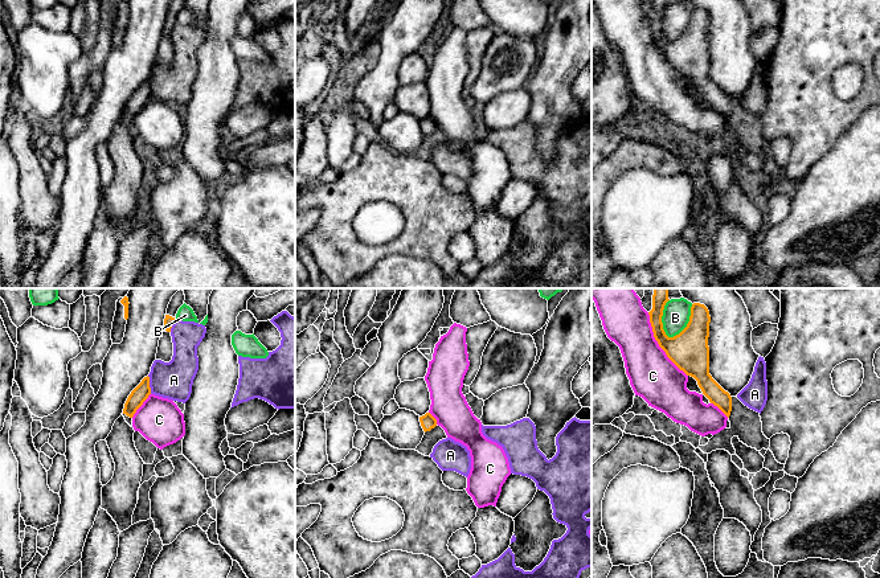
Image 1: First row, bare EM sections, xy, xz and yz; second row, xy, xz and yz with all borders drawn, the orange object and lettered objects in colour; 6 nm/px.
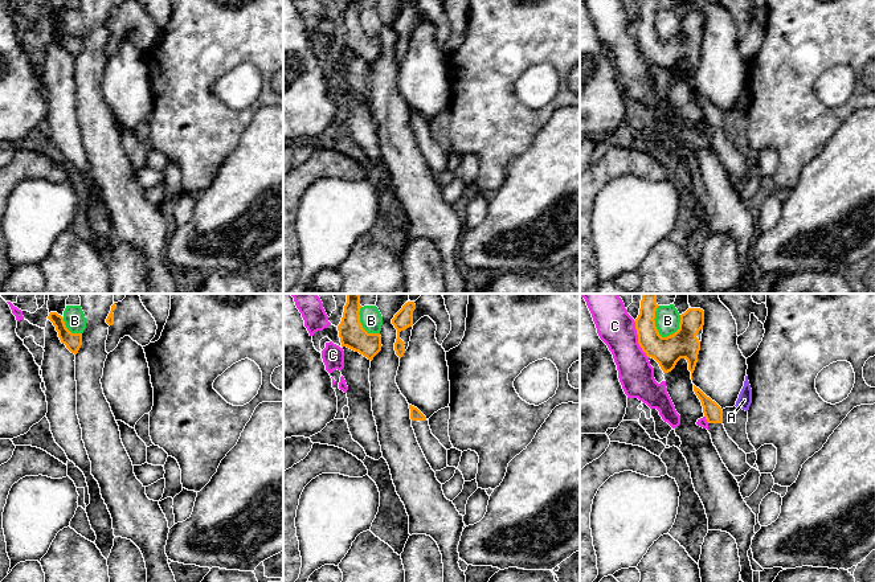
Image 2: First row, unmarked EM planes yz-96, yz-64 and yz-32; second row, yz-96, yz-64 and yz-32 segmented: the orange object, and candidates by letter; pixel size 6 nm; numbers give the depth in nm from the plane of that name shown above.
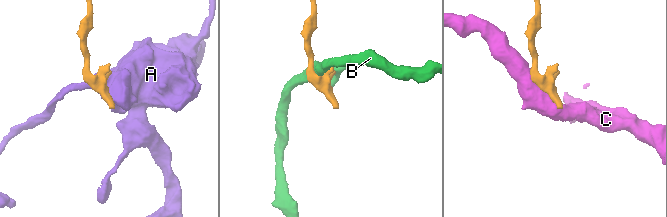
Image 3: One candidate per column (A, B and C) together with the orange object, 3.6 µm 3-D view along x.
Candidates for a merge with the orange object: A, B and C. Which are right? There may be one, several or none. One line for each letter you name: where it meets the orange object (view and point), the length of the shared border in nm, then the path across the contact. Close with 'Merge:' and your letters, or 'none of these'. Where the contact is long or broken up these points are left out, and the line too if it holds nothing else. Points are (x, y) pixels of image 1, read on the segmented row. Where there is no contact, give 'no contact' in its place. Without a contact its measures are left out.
Merge: none of these

